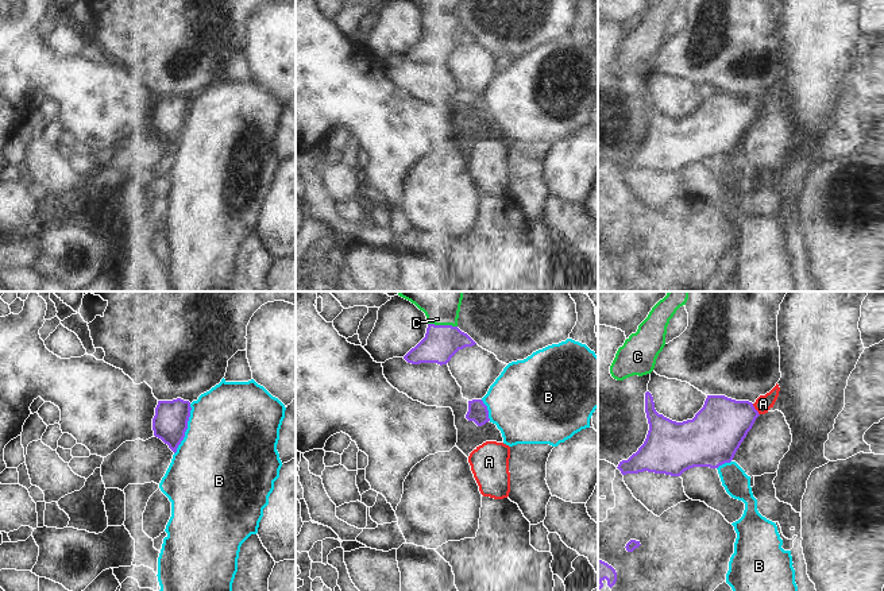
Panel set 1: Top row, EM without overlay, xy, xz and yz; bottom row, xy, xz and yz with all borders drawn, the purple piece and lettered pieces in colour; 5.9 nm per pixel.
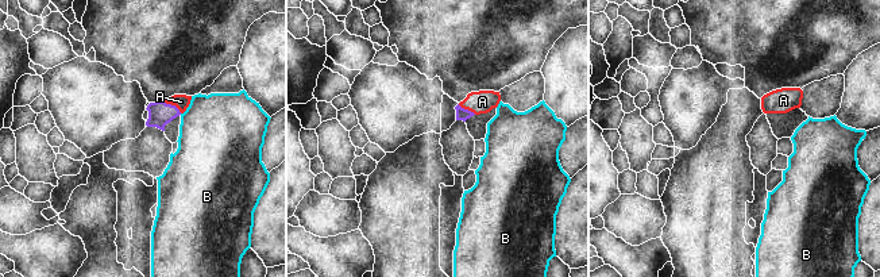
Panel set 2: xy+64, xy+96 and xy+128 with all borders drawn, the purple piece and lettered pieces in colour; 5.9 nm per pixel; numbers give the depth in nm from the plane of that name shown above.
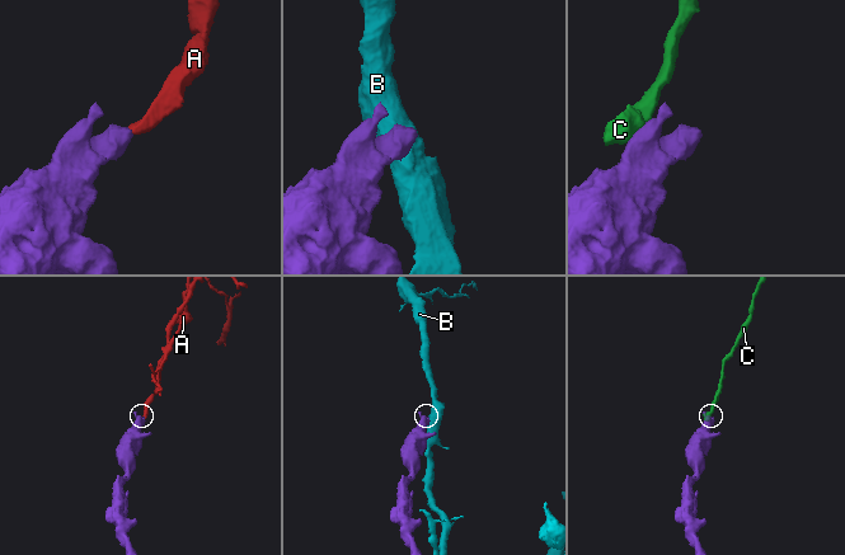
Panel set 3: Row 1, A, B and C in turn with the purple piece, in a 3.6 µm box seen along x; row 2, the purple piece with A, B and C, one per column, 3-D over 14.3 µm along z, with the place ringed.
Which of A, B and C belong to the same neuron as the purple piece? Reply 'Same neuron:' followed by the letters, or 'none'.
Same neuron: A

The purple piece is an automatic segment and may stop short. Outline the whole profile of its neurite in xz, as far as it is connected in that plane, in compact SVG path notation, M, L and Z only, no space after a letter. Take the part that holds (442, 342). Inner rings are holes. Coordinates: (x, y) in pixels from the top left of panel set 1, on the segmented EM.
M428 324L425 337L412 348L404 359L412 364L447 364L451 358L466 347L476 343L458 327Z

